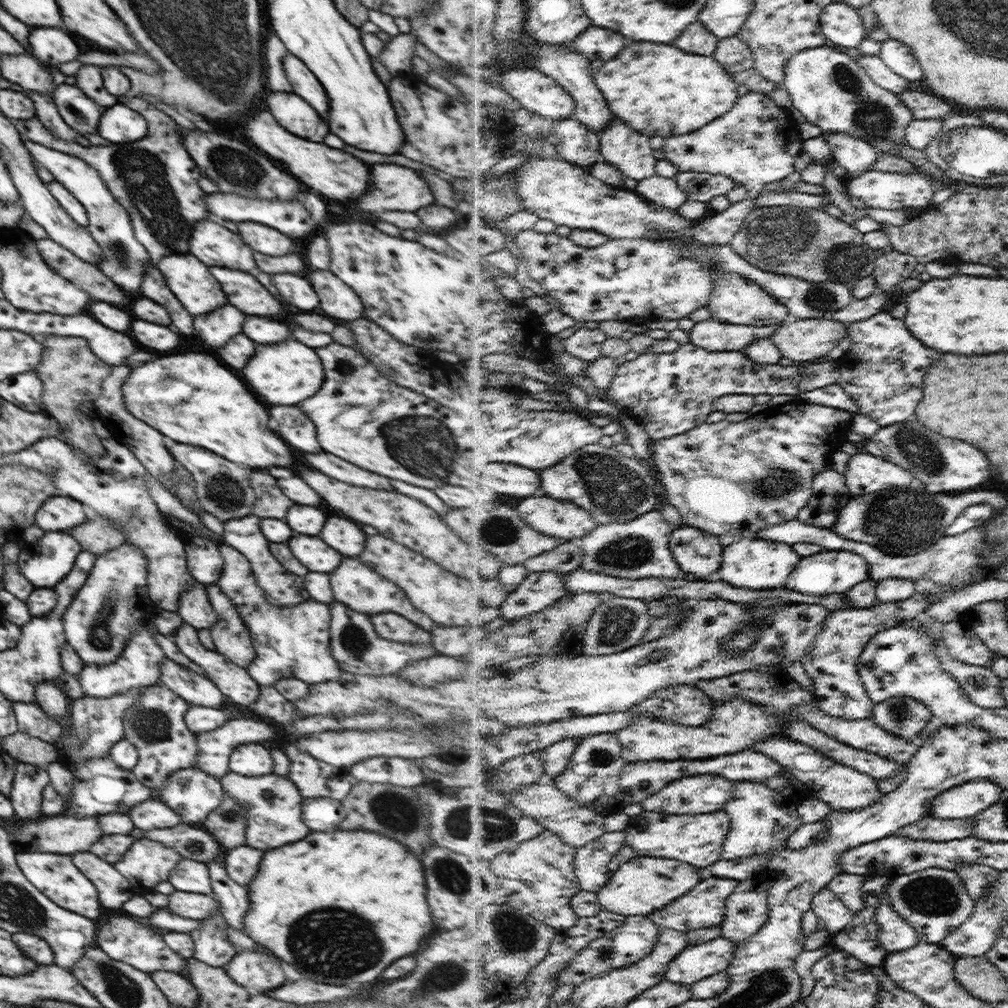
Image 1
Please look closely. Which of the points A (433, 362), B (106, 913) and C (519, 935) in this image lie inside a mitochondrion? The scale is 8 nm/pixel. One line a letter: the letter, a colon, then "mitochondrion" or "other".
A: other
B: other
C: mitochondrion

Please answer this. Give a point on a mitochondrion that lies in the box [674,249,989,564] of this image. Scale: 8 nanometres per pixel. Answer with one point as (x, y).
(903, 521)

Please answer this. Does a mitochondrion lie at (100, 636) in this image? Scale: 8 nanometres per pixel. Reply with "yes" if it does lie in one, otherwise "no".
yes

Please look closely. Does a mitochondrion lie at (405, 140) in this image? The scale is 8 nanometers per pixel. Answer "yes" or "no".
no

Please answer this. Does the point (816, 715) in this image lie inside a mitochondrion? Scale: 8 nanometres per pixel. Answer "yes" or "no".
no

